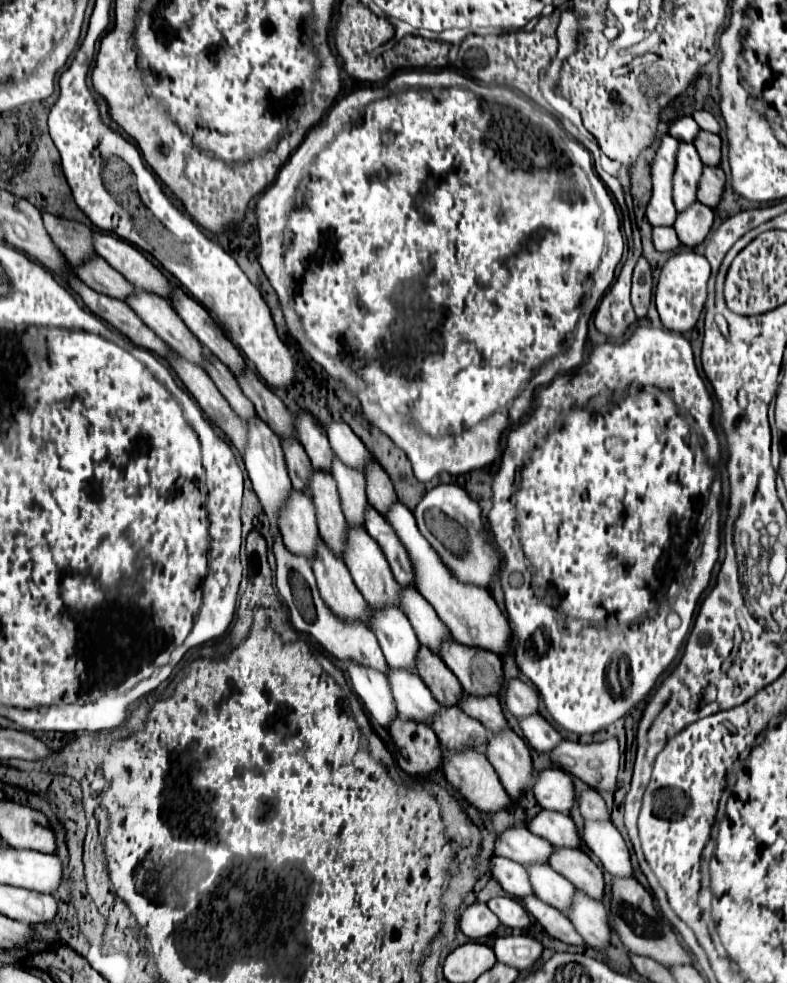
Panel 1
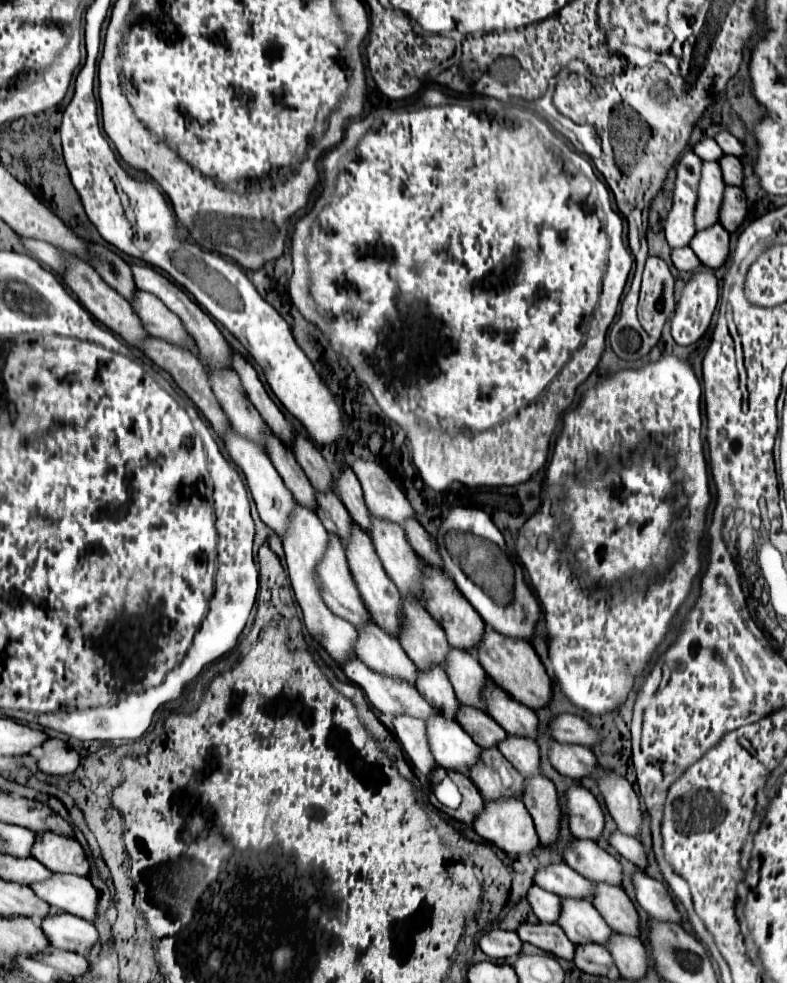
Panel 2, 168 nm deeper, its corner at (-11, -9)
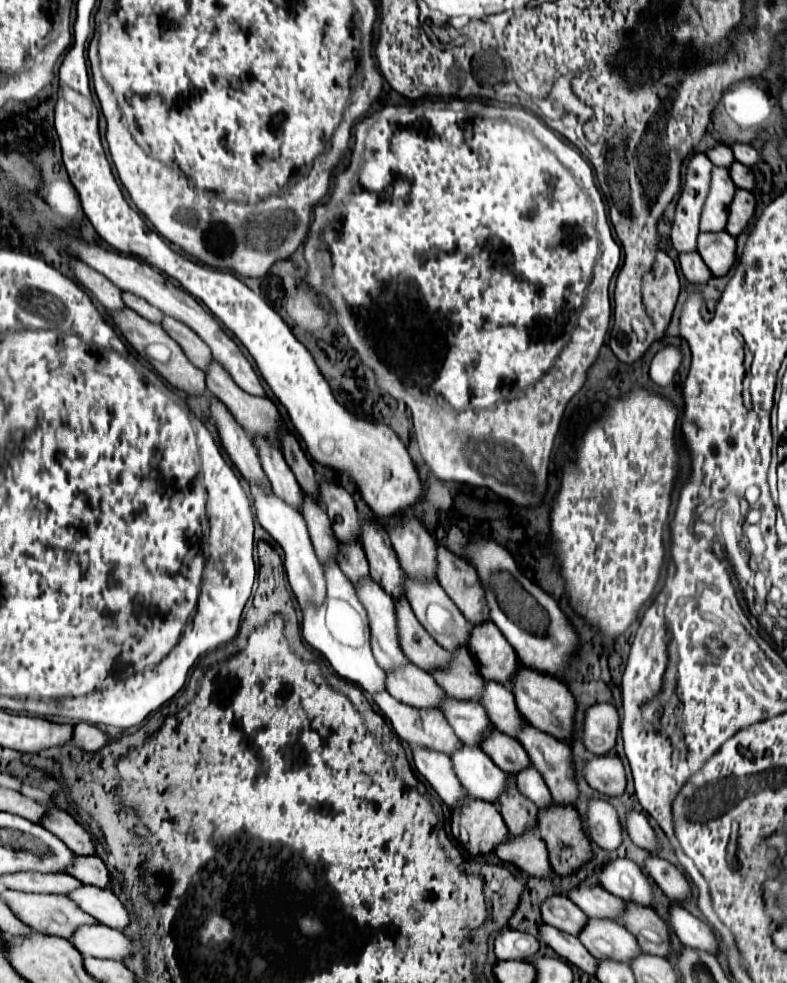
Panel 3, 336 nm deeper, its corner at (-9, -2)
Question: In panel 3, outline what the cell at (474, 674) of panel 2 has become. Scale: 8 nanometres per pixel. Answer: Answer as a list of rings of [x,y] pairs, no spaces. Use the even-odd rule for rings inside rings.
[[[484,679],[484,689],[482,689],[482,695],[478,701],[486,709],[494,727],[502,729],[502,733],[514,737],[514,733],[520,727],[520,721],[524,721],[524,717],[516,709],[514,695],[508,691],[508,687],[500,685],[498,681]]]

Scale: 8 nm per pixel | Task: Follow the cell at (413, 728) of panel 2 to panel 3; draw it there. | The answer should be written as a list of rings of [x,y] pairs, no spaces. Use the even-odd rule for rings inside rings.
[[[414,749],[412,753],[418,773],[426,777],[426,781],[436,789],[436,793],[450,809],[458,807],[466,793],[452,769],[450,757],[446,757],[446,753],[438,753],[432,749]]]

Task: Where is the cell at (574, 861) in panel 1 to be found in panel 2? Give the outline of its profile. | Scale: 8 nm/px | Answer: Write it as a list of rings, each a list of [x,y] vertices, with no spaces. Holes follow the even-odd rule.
[[[596,884],[594,906],[608,922],[612,930],[624,936],[640,936],[640,916],[622,888],[610,888],[608,884]]]

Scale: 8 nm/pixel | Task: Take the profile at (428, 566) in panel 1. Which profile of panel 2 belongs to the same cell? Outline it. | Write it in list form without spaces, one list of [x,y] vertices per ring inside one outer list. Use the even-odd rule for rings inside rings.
[[[486,632],[484,640],[476,648],[476,656],[478,656],[480,664],[484,666],[486,674],[500,688],[504,688],[504,692],[508,692],[508,696],[512,696],[512,700],[524,704],[530,710],[540,710],[540,708],[550,706],[550,702],[552,702],[552,680],[546,674],[546,668],[540,662],[538,654],[534,652],[534,648],[528,642],[512,640],[512,638],[500,636],[498,632]]]

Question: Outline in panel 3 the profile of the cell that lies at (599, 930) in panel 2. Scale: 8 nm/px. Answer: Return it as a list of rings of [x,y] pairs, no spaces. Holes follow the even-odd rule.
[[[590,917],[578,939],[598,959],[614,959],[628,963],[640,951],[634,935],[626,931],[624,925],[610,919]]]

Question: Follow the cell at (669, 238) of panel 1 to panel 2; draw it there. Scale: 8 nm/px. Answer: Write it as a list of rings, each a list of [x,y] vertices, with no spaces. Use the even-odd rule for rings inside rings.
[[[692,248],[672,250],[672,262],[682,272],[696,272],[702,266],[702,262],[698,260],[698,256],[692,252]]]

